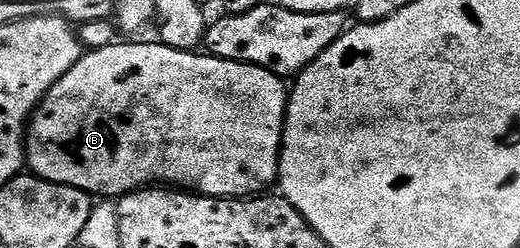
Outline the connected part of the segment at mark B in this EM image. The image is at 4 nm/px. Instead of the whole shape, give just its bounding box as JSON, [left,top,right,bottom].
[26,43,289,199]

